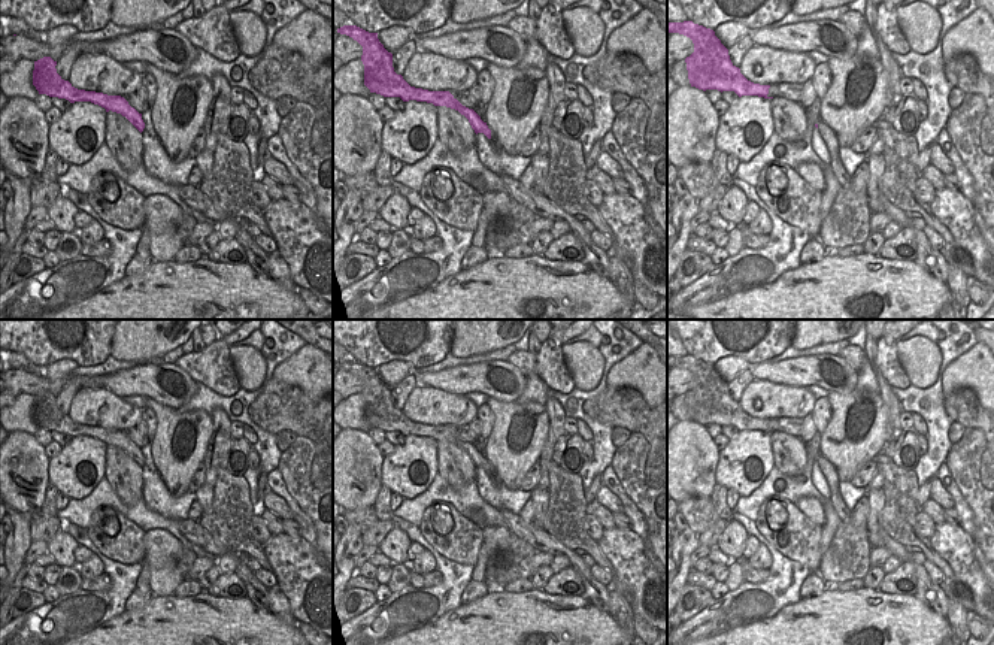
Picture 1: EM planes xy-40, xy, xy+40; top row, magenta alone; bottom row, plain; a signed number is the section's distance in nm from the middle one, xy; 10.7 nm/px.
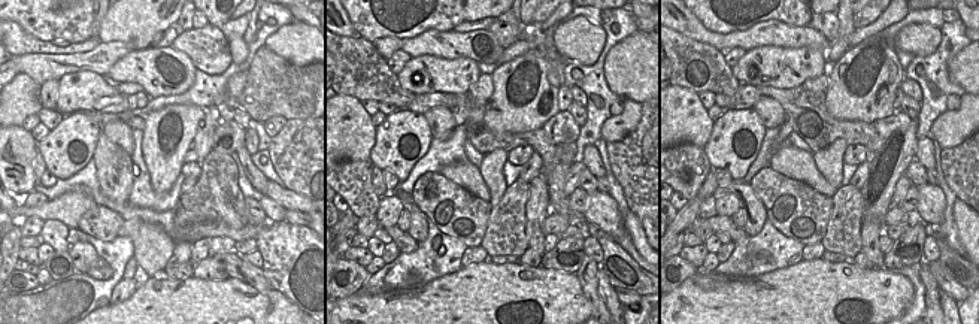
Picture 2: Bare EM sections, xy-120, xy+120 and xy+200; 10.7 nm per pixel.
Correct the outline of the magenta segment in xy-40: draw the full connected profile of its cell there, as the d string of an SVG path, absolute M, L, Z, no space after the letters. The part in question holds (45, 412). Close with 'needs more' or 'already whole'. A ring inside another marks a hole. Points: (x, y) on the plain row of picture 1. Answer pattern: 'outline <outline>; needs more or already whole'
outline M43 391L34 396L33 405L33 420L39 429L46 429L49 431L66 433L70 437L75 436L91 436L106 443L125 451L140 467L145 463L142 448L128 439L128 436L121 430L107 430L96 426L85 426L75 423L69 415L64 415L57 408L57 396L51 391Z; already whole

